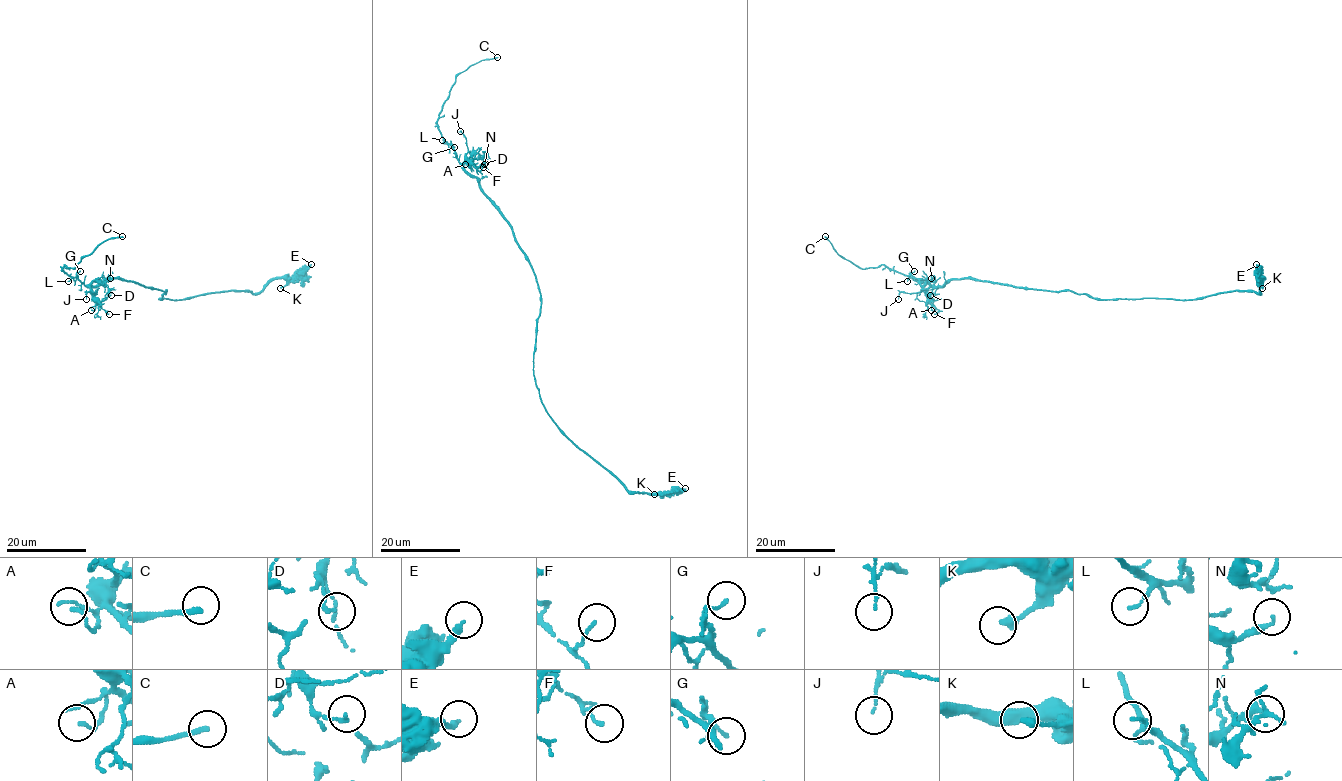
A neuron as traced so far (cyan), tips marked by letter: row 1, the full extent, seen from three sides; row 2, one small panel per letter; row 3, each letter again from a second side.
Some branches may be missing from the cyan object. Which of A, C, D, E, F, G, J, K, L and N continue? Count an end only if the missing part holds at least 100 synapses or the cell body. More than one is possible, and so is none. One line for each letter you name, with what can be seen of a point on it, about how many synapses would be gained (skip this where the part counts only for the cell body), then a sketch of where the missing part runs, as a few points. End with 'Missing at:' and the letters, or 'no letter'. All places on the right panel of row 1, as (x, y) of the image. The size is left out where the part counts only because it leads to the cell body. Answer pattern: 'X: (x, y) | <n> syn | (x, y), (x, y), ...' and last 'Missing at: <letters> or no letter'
C: (825, 236) | (825, 236), (817, 228), (814, 217), (819, 191), (797, 149)
Missing at: C

